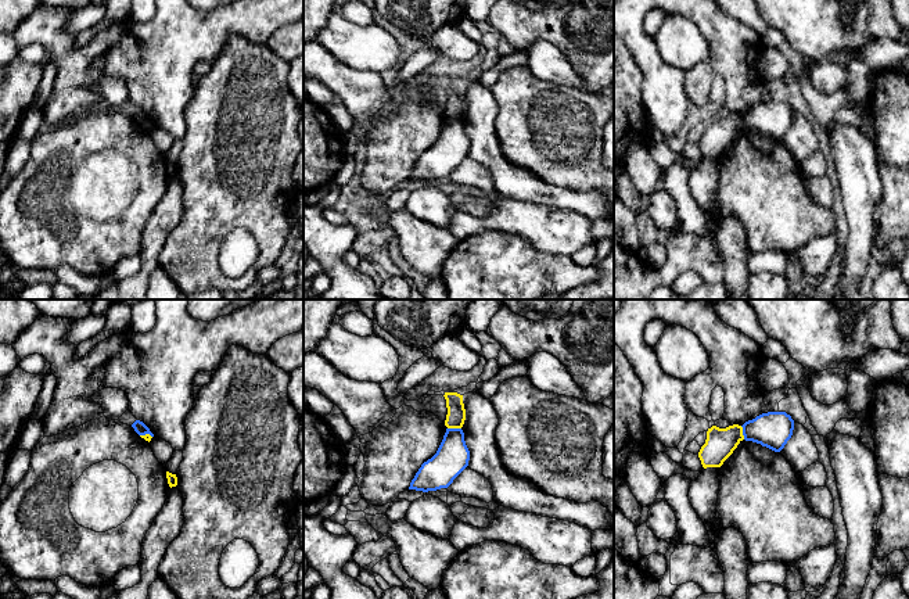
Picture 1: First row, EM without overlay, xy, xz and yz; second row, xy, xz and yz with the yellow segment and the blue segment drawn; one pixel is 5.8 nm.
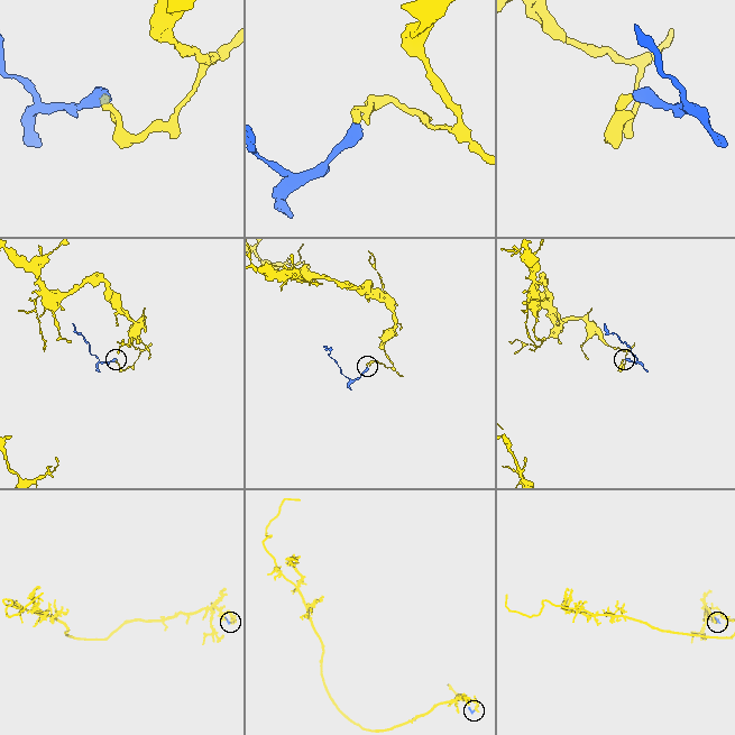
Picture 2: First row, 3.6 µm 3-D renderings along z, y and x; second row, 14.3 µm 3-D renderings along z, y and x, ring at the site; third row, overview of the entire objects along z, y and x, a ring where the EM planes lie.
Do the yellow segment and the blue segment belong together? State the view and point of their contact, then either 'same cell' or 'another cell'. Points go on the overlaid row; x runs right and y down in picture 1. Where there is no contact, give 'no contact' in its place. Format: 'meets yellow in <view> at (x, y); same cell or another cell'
meets yellow in xz at (455, 427); another cell

